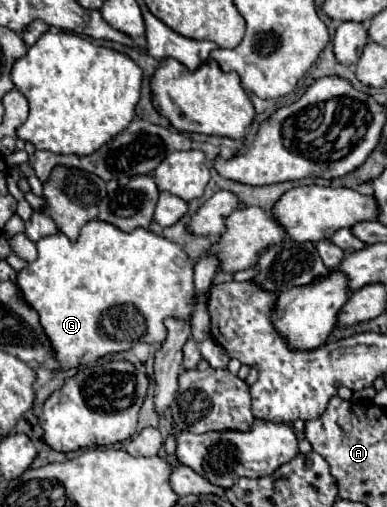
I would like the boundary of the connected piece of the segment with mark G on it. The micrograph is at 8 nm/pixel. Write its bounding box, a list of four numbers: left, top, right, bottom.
[16,221,194,369]

